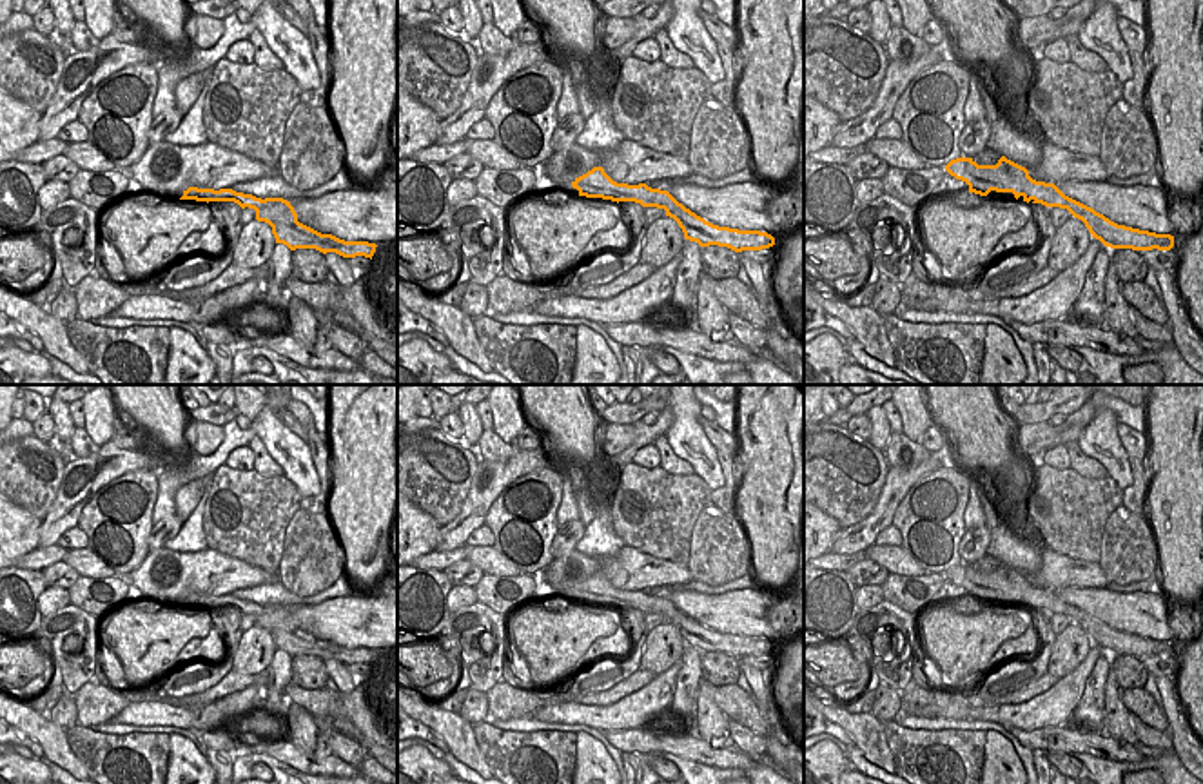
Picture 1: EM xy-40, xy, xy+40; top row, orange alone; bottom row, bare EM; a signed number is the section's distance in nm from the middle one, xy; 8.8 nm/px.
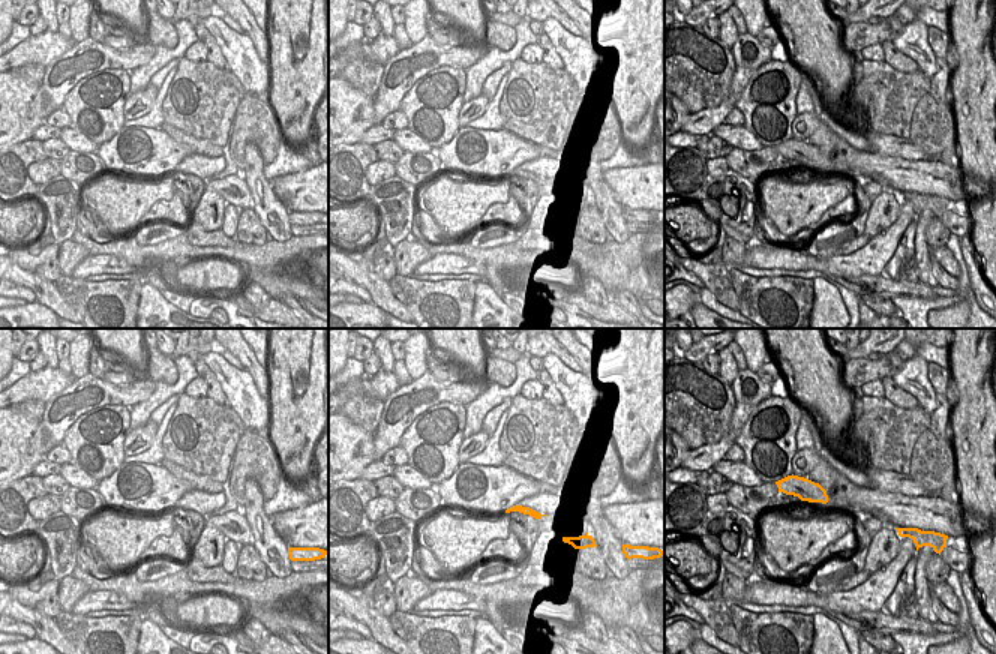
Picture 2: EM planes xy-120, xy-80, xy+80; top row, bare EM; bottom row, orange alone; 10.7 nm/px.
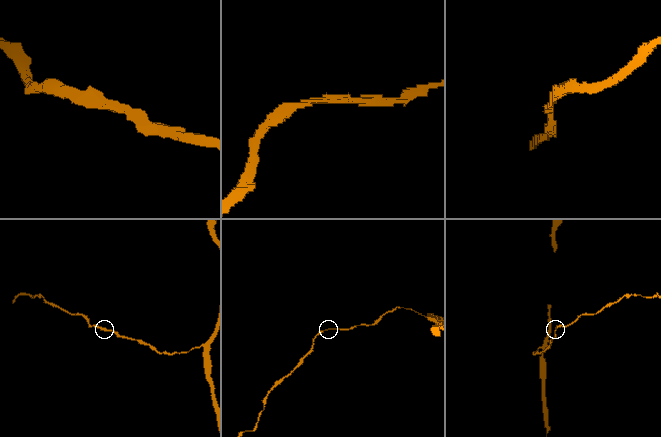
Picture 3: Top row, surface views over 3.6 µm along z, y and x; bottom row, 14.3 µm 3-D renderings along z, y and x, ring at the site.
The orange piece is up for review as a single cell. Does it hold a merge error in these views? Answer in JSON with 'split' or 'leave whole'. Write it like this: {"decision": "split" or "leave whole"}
{"decision": "leave whole"}

